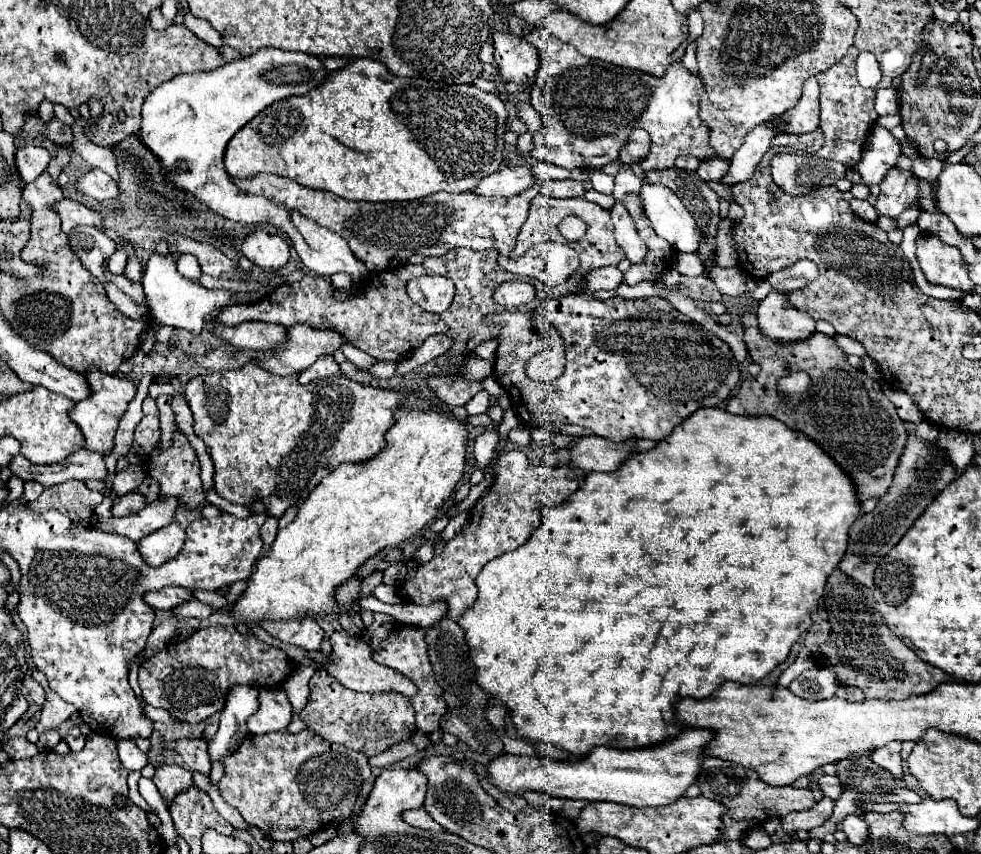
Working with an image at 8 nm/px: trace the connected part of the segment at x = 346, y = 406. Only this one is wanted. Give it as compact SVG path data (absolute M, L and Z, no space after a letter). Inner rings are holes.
M251 359L239 369L209 371L185 385L185 399L193 411L195 433L209 447L214 463L214 486L219 497L249 507L255 497L263 499L267 511L281 517L291 505L301 505L315 485L337 465L371 459L385 447L385 433L395 423L395 411L407 393L355 383L343 375L333 377L333 395L317 395L299 385L297 375L273 375Z

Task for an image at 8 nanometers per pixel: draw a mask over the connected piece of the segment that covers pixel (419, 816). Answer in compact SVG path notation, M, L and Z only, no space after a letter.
M425 809L405 811L405 813L403 813L403 821L409 823L409 825L415 825L415 827L421 827L421 829L431 829L431 831L435 831L435 833L445 831L443 827L439 827L439 825L431 819L431 815L427 815Z

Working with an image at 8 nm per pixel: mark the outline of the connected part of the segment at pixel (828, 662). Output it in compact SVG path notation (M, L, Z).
M835 569L825 585L825 593L819 599L819 609L813 615L813 625L807 631L805 647L813 655L815 663L819 667L827 667L837 675L837 681L841 685L853 685L859 687L865 693L865 699L881 699L881 701L901 701L917 695L927 695L941 683L949 681L949 675L925 661L921 661L915 651L911 651L881 619L881 615L875 611L875 601L871 597L871 589L857 583L855 579L847 577L839 569Z

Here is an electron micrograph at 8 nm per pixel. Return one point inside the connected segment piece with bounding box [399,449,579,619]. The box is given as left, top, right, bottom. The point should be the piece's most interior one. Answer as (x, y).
(502, 520)

